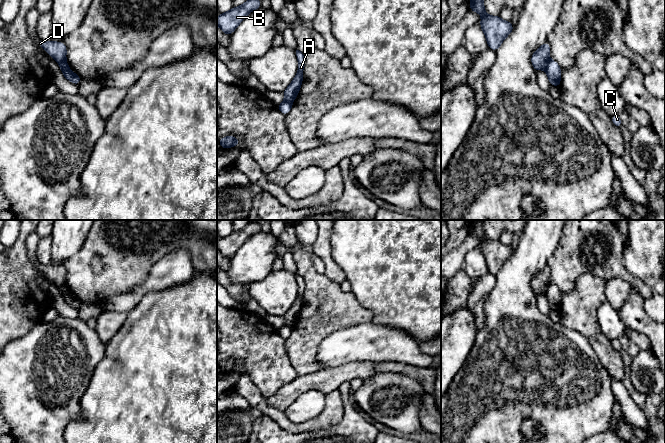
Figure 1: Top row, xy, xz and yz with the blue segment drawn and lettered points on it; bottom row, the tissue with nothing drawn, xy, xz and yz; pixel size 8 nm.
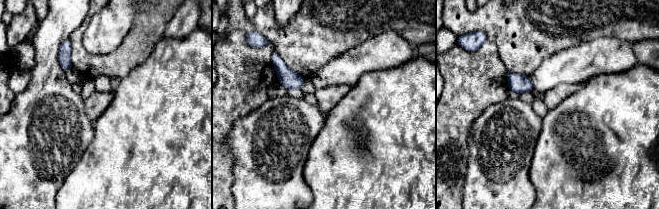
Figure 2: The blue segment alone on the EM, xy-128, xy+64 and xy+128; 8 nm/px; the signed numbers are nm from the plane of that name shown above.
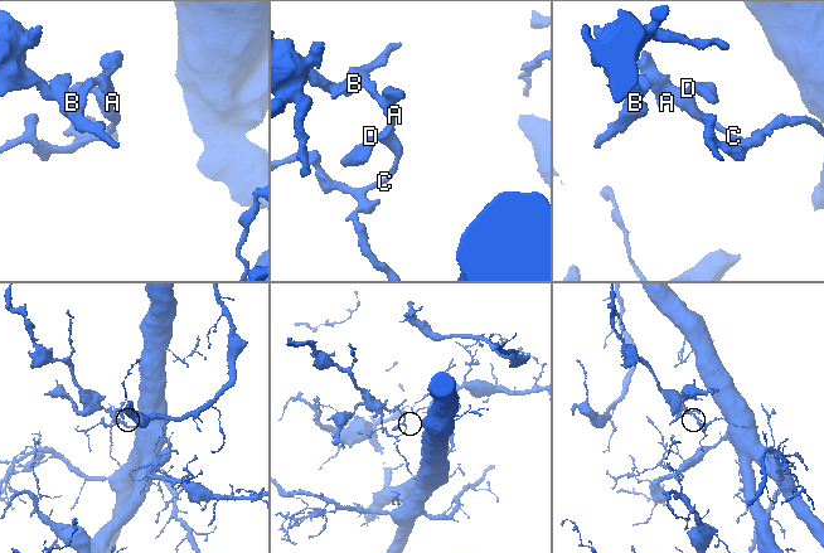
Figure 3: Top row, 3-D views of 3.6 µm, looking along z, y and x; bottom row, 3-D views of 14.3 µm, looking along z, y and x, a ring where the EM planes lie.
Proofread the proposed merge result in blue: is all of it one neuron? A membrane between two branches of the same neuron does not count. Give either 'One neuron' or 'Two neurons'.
Two neurons

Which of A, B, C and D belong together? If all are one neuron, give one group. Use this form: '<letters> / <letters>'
A B D / C

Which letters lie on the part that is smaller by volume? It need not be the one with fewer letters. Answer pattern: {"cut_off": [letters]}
{"cut_off": ["A", "B", "D"]}

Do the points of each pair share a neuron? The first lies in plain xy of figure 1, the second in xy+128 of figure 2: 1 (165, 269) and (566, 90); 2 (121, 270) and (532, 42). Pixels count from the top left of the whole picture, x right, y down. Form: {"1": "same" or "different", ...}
{"1": "different", "2": "same"}

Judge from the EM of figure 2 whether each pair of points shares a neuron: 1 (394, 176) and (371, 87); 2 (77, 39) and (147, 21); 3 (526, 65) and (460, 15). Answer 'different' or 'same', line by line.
1: same
2: same
3: same

